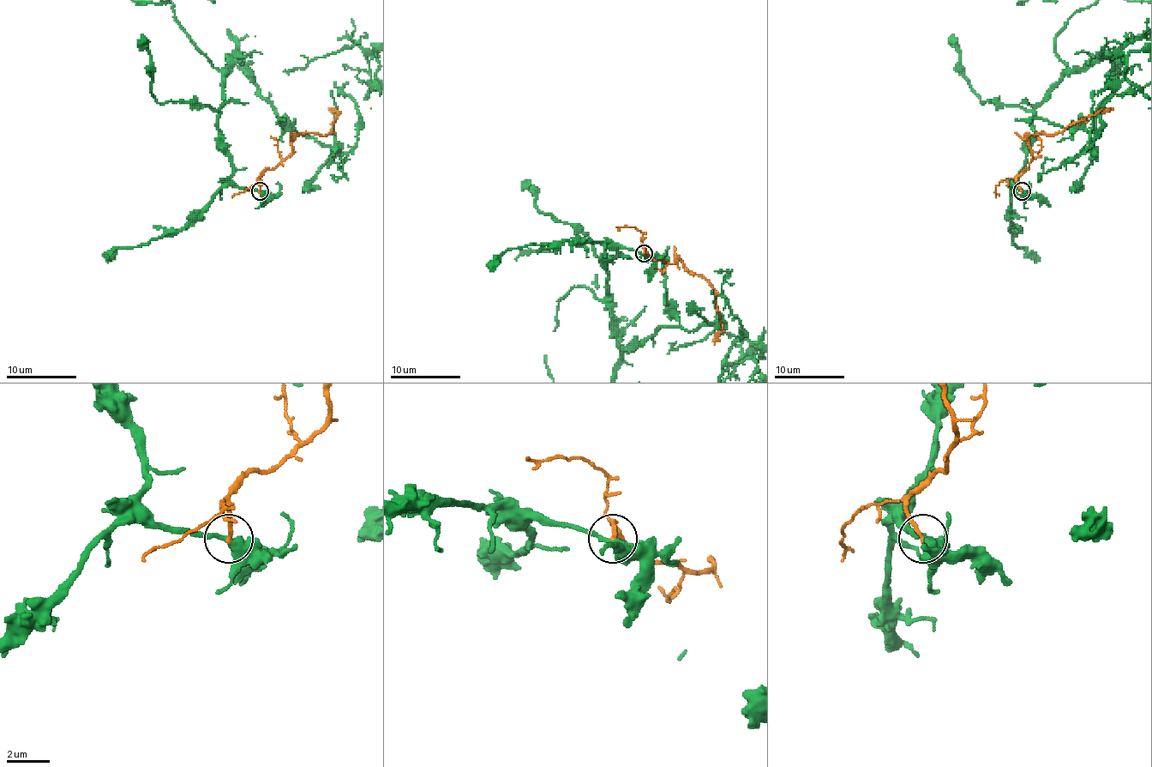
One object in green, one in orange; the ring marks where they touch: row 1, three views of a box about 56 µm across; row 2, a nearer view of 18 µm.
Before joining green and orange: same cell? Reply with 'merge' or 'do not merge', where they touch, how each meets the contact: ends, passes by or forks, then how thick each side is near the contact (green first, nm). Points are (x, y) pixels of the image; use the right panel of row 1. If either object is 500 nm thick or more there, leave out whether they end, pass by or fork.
do not merge; at (1022, 191); green passes by; orange ends there; 420 nm thick on the green side, 200 nm on the other

